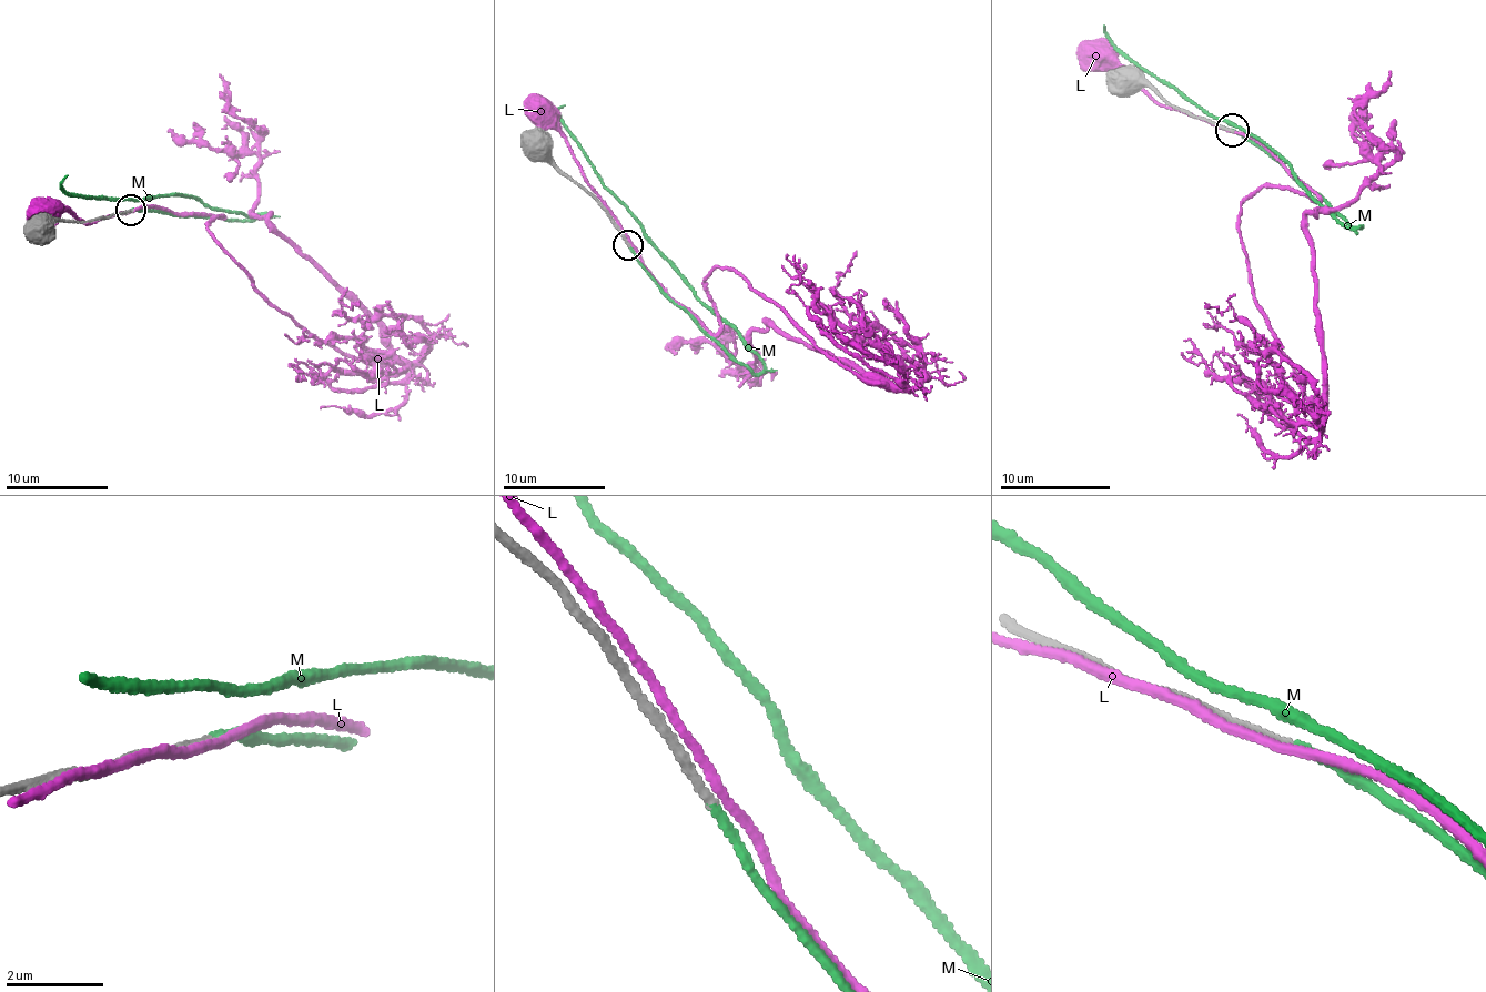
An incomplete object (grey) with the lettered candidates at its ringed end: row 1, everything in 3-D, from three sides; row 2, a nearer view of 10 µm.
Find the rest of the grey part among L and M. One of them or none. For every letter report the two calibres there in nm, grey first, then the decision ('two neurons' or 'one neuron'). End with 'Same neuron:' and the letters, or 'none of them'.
L: calibres 190 and 190 nm; two neurons
M: calibres 190 and 200 nm; one neuron
Same neuron: M

